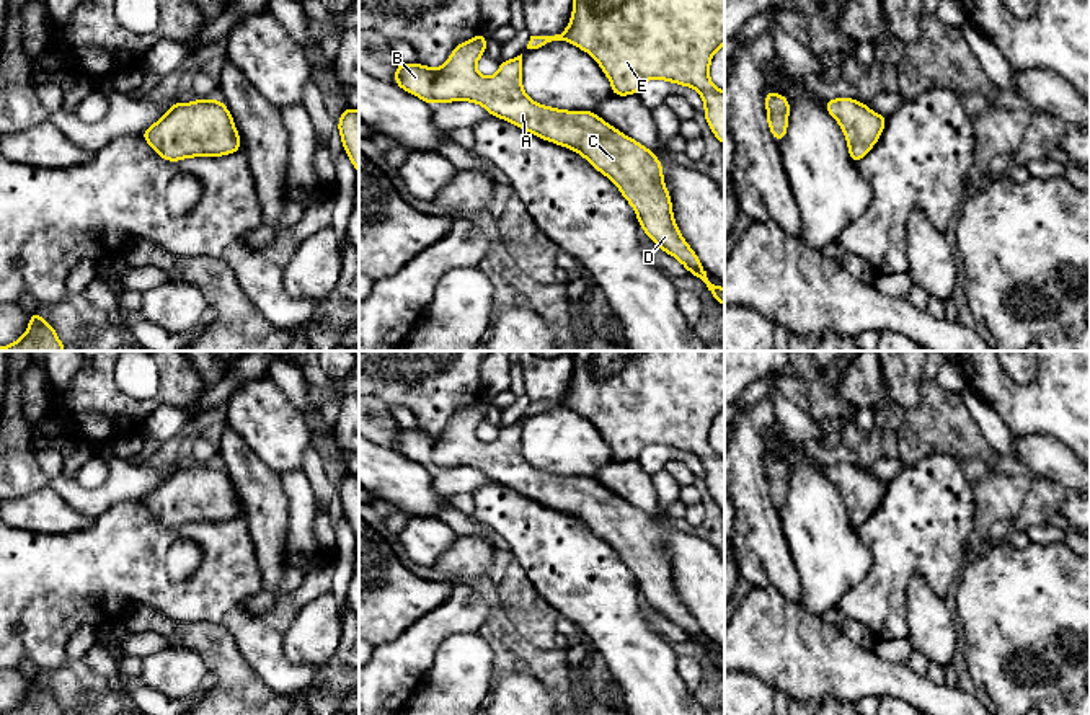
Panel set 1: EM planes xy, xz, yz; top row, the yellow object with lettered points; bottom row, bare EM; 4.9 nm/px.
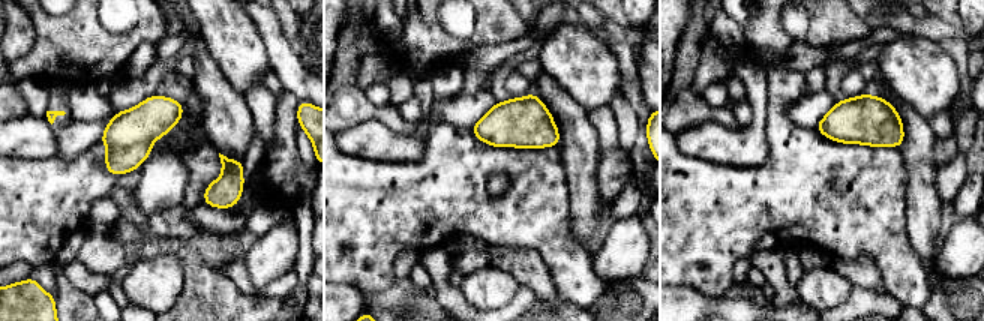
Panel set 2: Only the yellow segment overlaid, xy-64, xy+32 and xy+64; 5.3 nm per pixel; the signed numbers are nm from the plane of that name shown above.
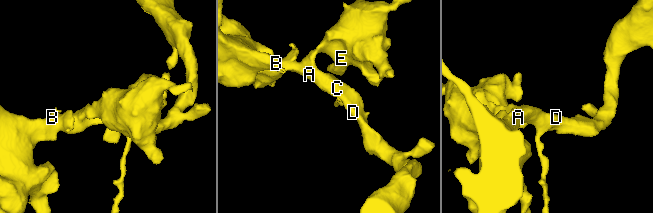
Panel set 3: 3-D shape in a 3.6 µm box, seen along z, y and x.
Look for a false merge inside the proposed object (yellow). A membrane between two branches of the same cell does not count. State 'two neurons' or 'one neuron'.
one neuron

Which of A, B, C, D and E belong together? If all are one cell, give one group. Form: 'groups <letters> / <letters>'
groups A B C D E

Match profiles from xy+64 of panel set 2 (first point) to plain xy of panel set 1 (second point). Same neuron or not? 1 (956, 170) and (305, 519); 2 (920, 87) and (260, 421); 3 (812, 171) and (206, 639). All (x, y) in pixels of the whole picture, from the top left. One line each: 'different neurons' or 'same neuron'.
1: same neuron
2: same neuron
3: different neurons

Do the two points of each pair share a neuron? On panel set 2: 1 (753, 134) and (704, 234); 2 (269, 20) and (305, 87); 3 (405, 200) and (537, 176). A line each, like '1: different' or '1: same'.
1: different
2: same
3: same

